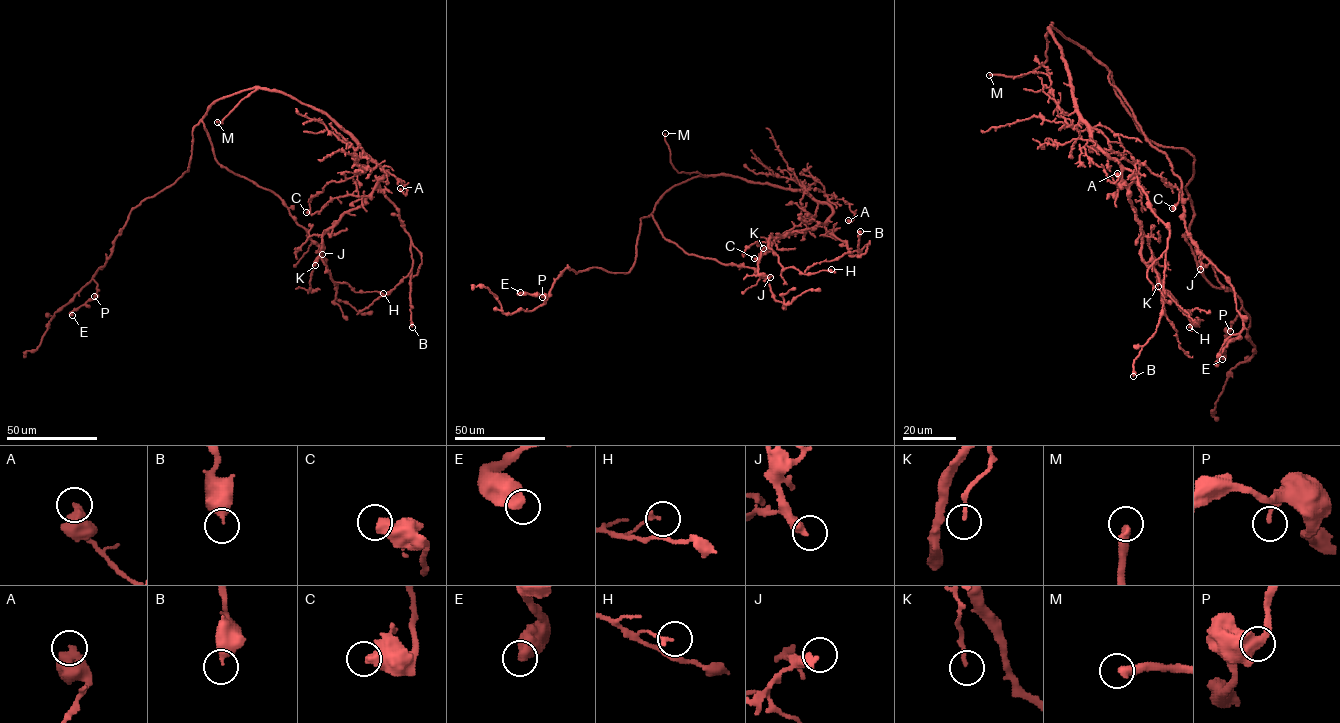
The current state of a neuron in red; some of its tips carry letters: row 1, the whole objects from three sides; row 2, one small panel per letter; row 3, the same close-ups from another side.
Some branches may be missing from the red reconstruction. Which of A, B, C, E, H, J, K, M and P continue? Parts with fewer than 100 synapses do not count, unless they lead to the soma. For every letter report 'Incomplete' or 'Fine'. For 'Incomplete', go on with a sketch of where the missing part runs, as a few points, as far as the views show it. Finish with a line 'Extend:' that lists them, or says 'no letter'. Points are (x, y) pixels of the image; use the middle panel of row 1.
A: Fine
B: Fine
C: Fine
E: Fine
H: Fine
J: Fine
K: Fine
M: Incomplete
P: Fine
Extend: M

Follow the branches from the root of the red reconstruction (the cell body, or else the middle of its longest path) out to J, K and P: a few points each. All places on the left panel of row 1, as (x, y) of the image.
J: (226, 97), (214, 102), (202, 119), (216, 161), (273, 192), (318, 245), (322, 254)
K: (226, 97), (254, 88), (290, 95), (323, 111), (383, 169), (384, 176), (366, 201), (323, 235), (315, 265)
P: (226, 97), (214, 102), (193, 128), (188, 170), (131, 210), (110, 256), (93, 277), (97, 285), (94, 296)

